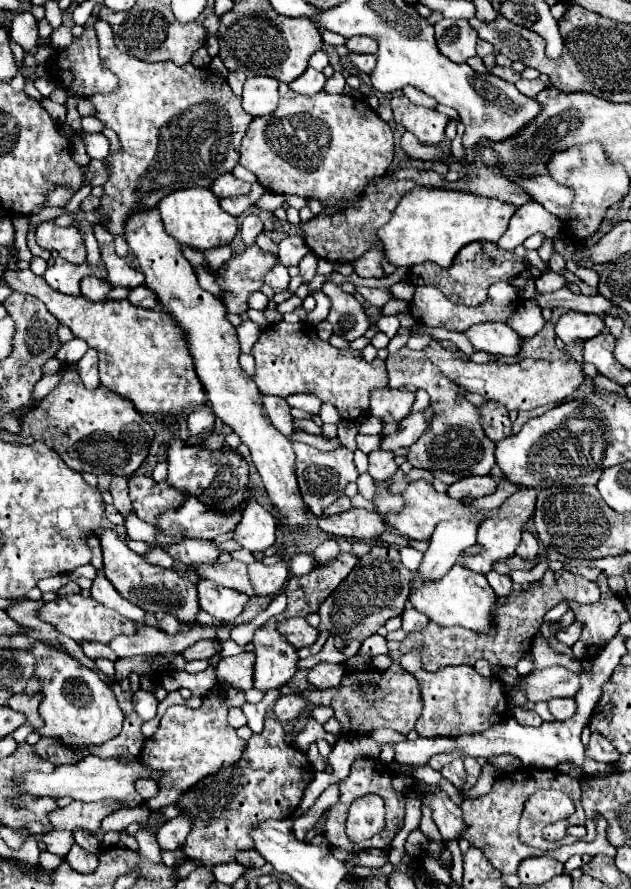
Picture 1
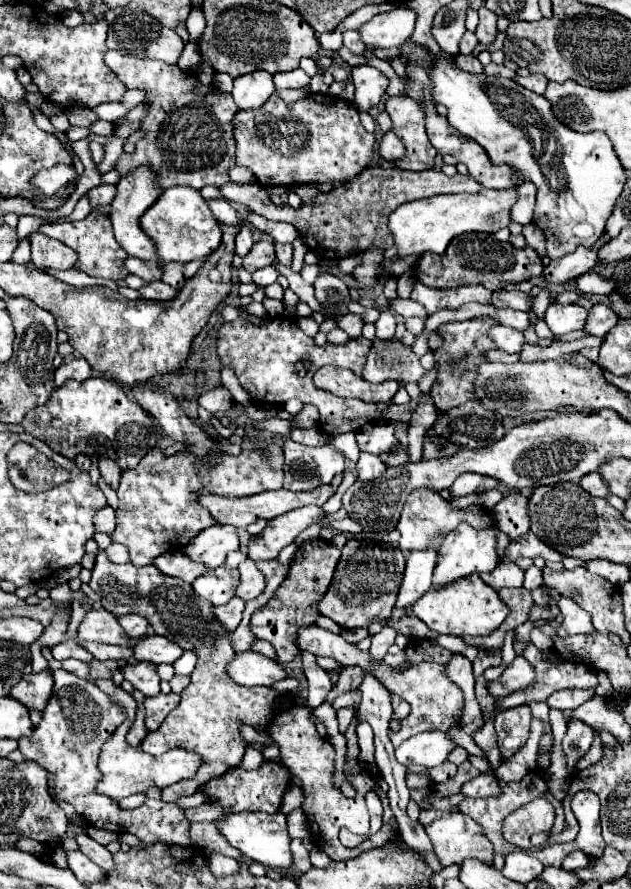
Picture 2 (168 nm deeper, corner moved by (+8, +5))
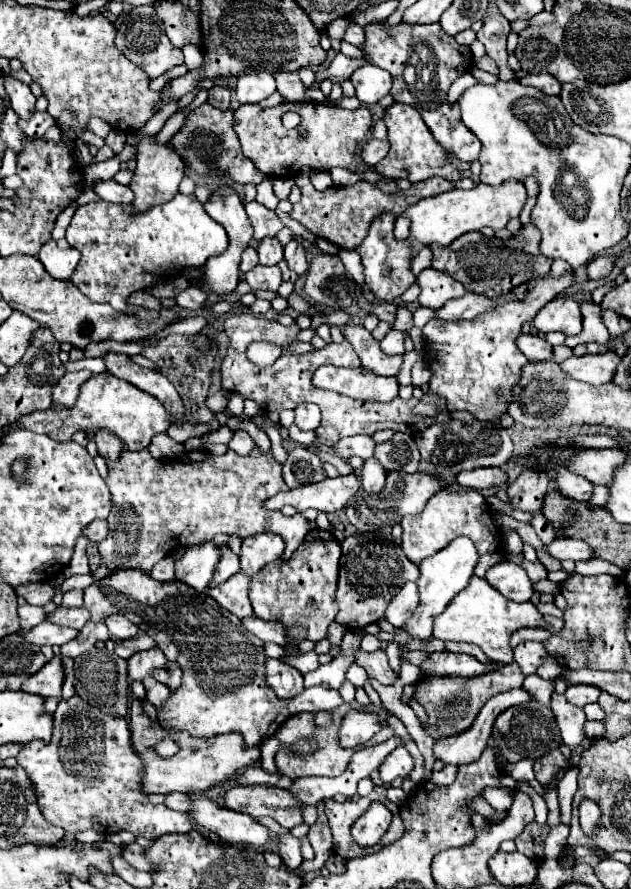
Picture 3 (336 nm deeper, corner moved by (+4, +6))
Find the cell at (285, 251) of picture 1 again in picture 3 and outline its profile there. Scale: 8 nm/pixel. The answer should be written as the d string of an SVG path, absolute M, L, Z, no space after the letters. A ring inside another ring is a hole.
M291 240L287 246L285 246L285 260L287 260L287 266L297 272L297 274L303 274L307 270L307 260L305 260L305 248L297 242L297 240Z

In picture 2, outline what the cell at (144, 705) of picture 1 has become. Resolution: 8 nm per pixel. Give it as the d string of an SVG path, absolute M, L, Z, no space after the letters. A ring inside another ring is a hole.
M129 663L121 667L123 679L129 681L137 691L141 691L145 697L153 697L159 693L159 675L157 675L157 665L155 663Z

